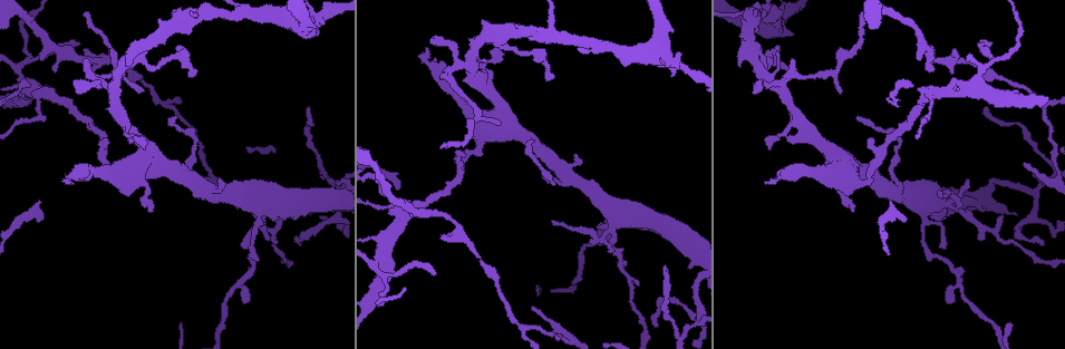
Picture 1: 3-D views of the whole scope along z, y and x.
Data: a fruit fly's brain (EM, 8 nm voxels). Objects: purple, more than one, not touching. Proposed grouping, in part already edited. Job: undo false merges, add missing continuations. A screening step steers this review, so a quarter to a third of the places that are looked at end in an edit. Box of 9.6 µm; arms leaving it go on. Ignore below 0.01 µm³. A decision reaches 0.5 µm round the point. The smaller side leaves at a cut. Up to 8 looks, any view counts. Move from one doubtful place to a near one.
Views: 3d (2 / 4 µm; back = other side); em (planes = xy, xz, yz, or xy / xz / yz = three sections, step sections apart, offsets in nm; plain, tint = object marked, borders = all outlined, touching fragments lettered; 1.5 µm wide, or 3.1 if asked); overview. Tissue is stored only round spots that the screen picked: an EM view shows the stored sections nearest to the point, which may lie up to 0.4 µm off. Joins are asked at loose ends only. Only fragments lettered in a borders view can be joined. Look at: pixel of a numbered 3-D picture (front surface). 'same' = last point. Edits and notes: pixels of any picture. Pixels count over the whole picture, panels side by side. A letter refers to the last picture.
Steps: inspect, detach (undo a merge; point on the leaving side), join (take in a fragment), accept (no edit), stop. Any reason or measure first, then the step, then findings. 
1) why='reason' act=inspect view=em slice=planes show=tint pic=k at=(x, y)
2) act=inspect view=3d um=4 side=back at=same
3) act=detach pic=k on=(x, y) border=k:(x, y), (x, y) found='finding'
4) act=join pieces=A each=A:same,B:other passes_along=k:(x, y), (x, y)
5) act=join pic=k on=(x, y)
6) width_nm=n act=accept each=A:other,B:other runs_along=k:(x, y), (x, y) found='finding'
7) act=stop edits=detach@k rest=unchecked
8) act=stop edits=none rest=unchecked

why='tapers out' act=inspect view=em slice=planes show=tint pic=1 at=(966, 181)

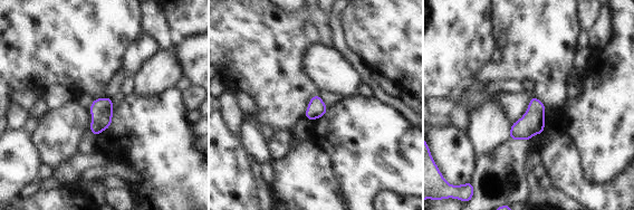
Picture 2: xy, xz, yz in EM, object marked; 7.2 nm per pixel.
why='see the neighbours' act=inspect view=em slice=planes show=borders at=same

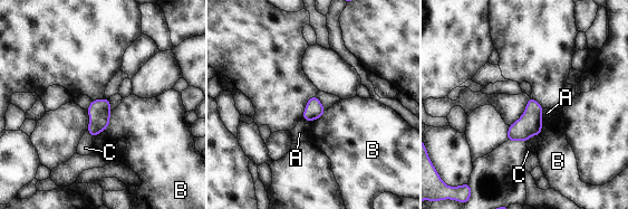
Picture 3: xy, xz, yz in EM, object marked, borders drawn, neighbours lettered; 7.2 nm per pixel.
width_nm=130 act=accept each=A:other,B:other,C:other border=3:(112, 111), (108, 125), (104, 130) found='none of them fits'

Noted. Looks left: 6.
why='free end' act=inspect view=em slice=planes show=borders pic=1 at=(769, 148)

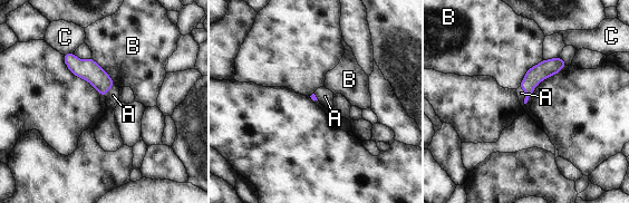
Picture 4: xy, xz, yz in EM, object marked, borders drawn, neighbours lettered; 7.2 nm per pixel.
act=join pieces=A each=A:same,B:other,C:other found='it goes on there'

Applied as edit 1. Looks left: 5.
why='abrupt turn' act=inspect view=em slice=planes show=plain pic=1 at=(125, 74)

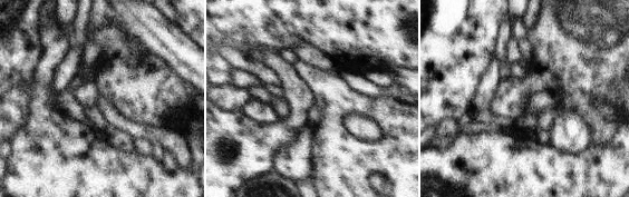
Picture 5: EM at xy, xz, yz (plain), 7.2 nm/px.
why='see the neighbours' act=inspect view=em slice=planes show=borders at=same

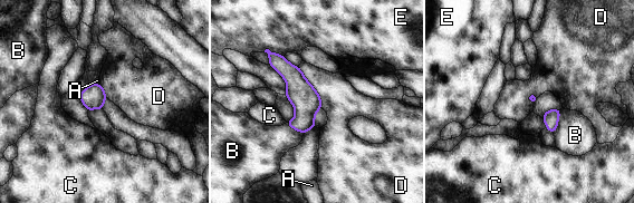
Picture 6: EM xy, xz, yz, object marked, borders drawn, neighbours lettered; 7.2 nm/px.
width_nm=80 act=accept each=A:other,B:other,C:other,D:other,E:other runs_along=6:(271, 57), (304, 97), (304, 129) found='all the same neuron'

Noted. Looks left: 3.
act=stop edits=join@4 rest=unchecked

